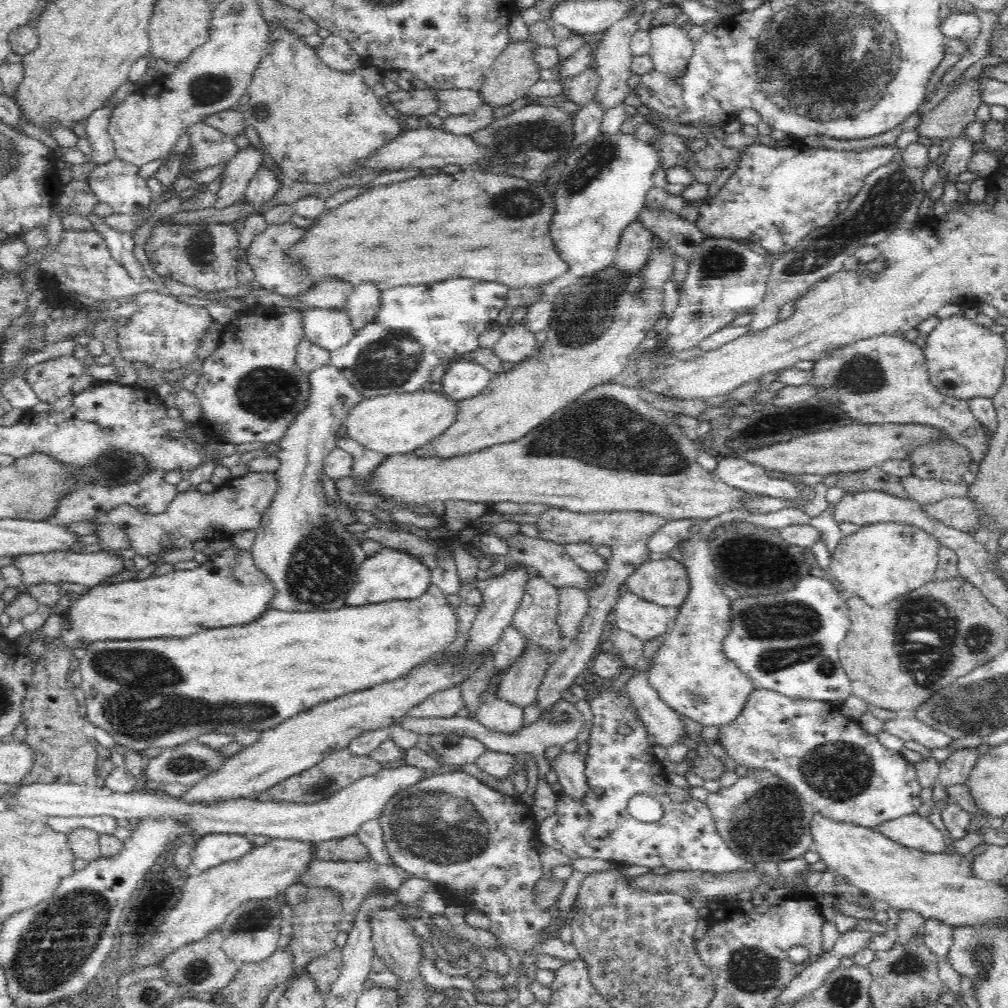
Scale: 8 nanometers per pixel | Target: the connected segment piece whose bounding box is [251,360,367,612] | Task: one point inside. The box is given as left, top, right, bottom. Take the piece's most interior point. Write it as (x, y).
(313, 558)

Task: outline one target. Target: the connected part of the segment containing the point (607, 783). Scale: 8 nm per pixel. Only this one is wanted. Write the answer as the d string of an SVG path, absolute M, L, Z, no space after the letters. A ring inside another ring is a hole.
M612 691L597 693L590 702L593 710L593 727L590 732L590 749L586 756L585 772L589 784L586 802L574 802L570 796L560 794L556 801L556 812L545 820L538 829L540 842L560 850L570 859L588 857L612 860L615 865L628 862L632 865L647 866L650 869L666 866L672 871L702 871L720 874L732 870L757 868L752 863L742 861L738 855L722 840L715 820L706 801L690 798L685 802L674 802L666 788L668 773L664 762L658 760L647 740L647 730L632 708L627 694L613 695ZM634 795L646 795L661 802L663 817L658 822L645 823L634 818L627 809L629 800Z

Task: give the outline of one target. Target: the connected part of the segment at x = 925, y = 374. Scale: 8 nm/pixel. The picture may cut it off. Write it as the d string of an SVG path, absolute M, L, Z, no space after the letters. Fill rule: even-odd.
M882 333L878 336L847 344L838 350L829 352L824 358L815 362L815 372L812 384L823 388L818 394L822 398L837 400L842 410L847 412L849 420L857 419L864 423L884 424L920 424L929 425L963 444L973 456L973 461L979 466L990 452L991 440L986 435L985 428L975 418L969 401L960 400L940 392L930 380L929 366L925 350L922 350L913 340L904 334Z

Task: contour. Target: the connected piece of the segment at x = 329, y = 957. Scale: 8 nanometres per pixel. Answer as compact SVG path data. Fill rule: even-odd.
M335 946L326 954L314 958L306 964L305 970L316 983L318 990L326 996L343 967L343 948Z

